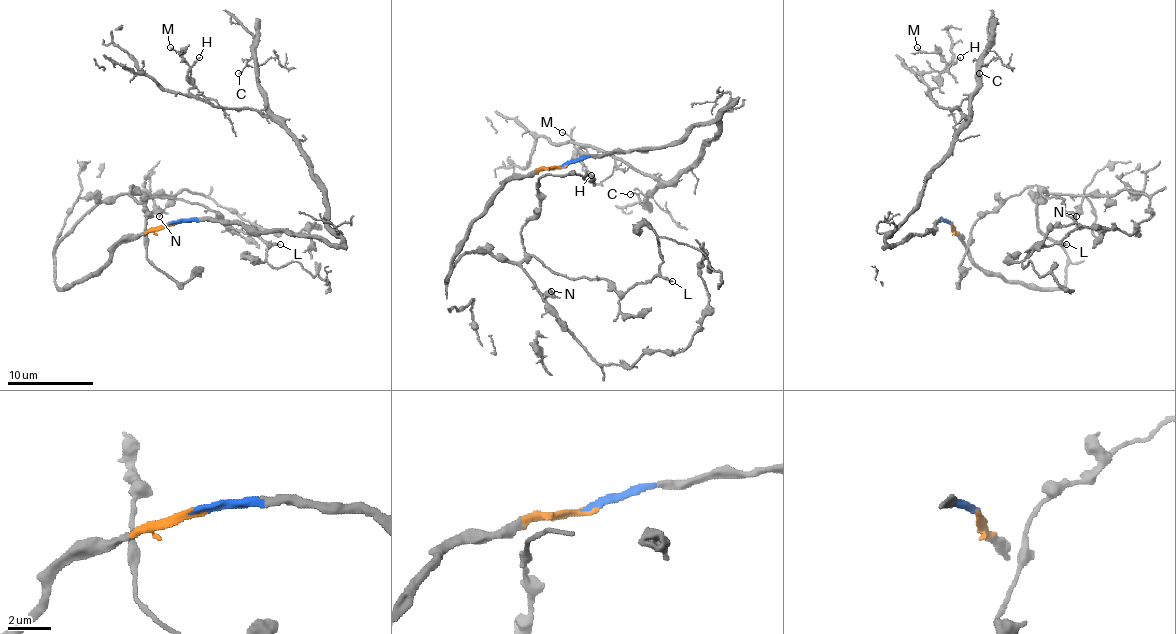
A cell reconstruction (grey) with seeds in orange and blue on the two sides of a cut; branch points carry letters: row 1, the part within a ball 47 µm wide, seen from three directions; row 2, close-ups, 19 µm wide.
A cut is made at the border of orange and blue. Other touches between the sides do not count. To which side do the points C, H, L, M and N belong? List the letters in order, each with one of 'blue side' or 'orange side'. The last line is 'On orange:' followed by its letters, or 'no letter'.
C: blue side
H: blue side
L: orange side
M: blue side
N: orange side
On orange: L, N

